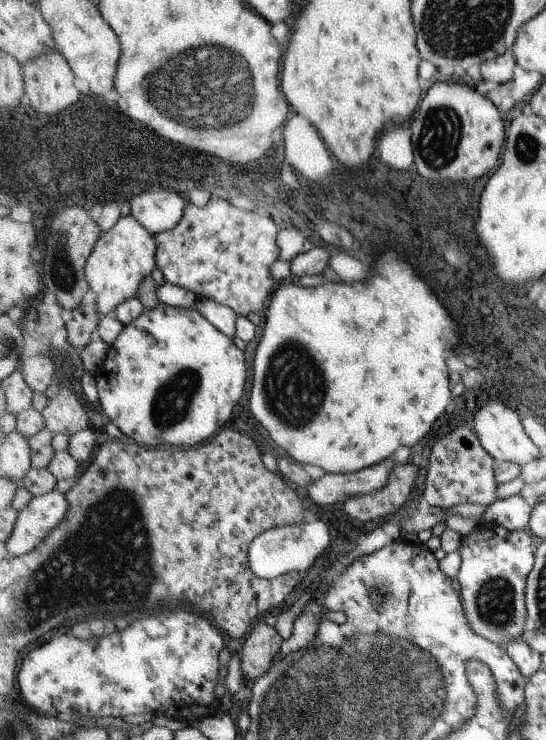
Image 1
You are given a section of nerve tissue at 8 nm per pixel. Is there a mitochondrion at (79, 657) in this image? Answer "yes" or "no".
no

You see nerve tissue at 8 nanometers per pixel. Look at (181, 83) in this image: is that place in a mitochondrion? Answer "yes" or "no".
yes

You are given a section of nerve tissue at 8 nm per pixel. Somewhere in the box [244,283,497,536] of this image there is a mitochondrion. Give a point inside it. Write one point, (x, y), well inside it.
(295, 386)

